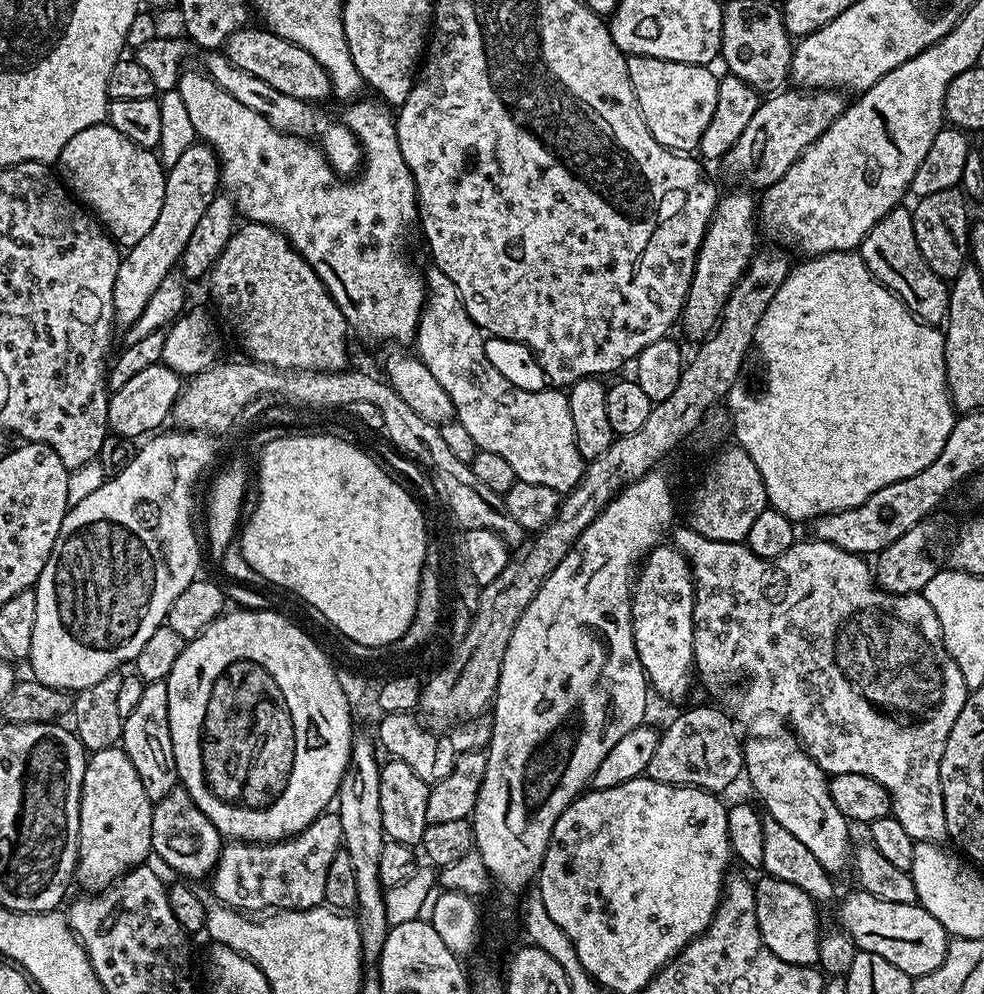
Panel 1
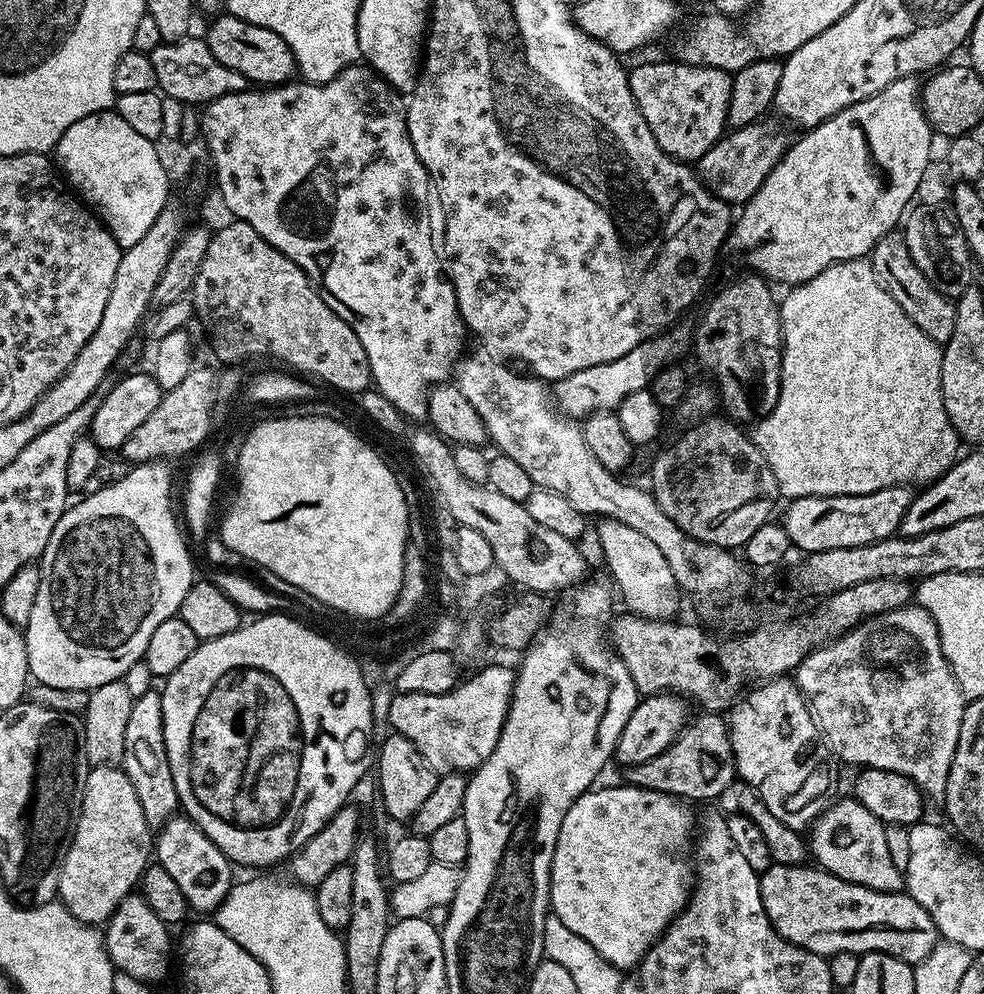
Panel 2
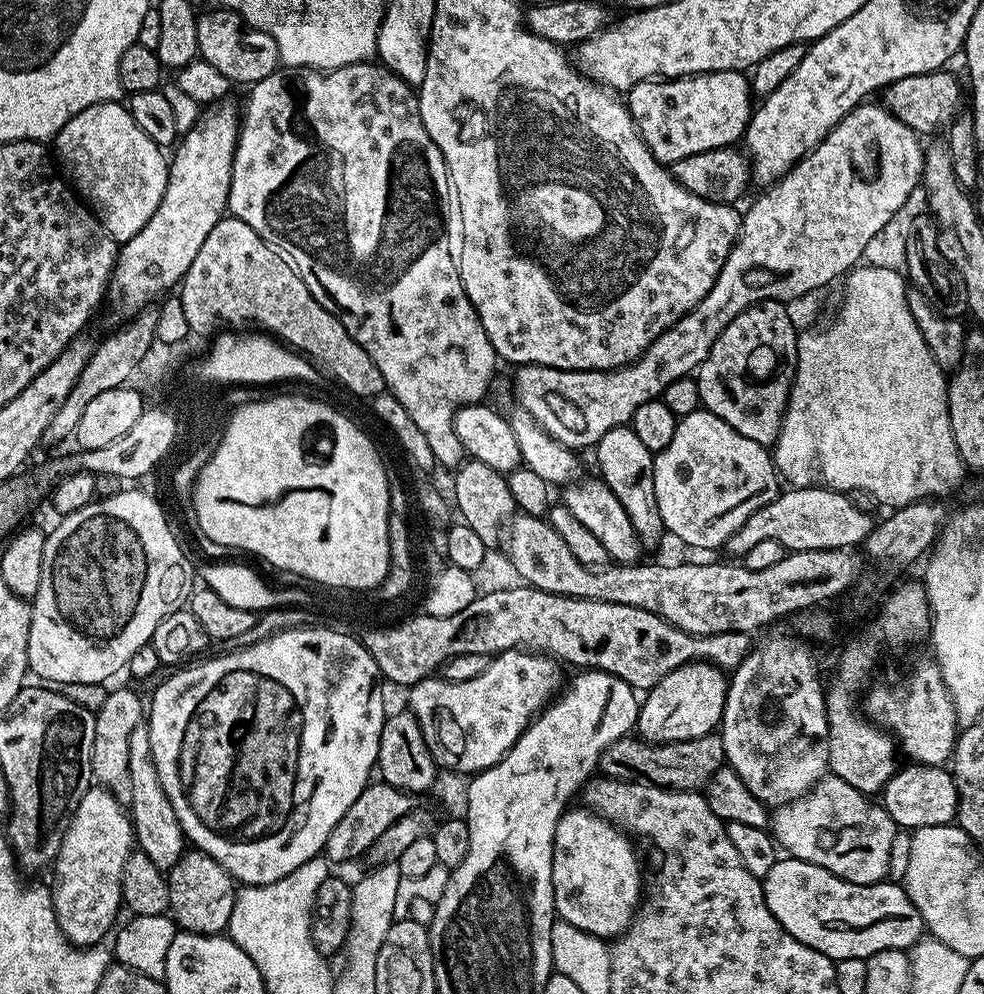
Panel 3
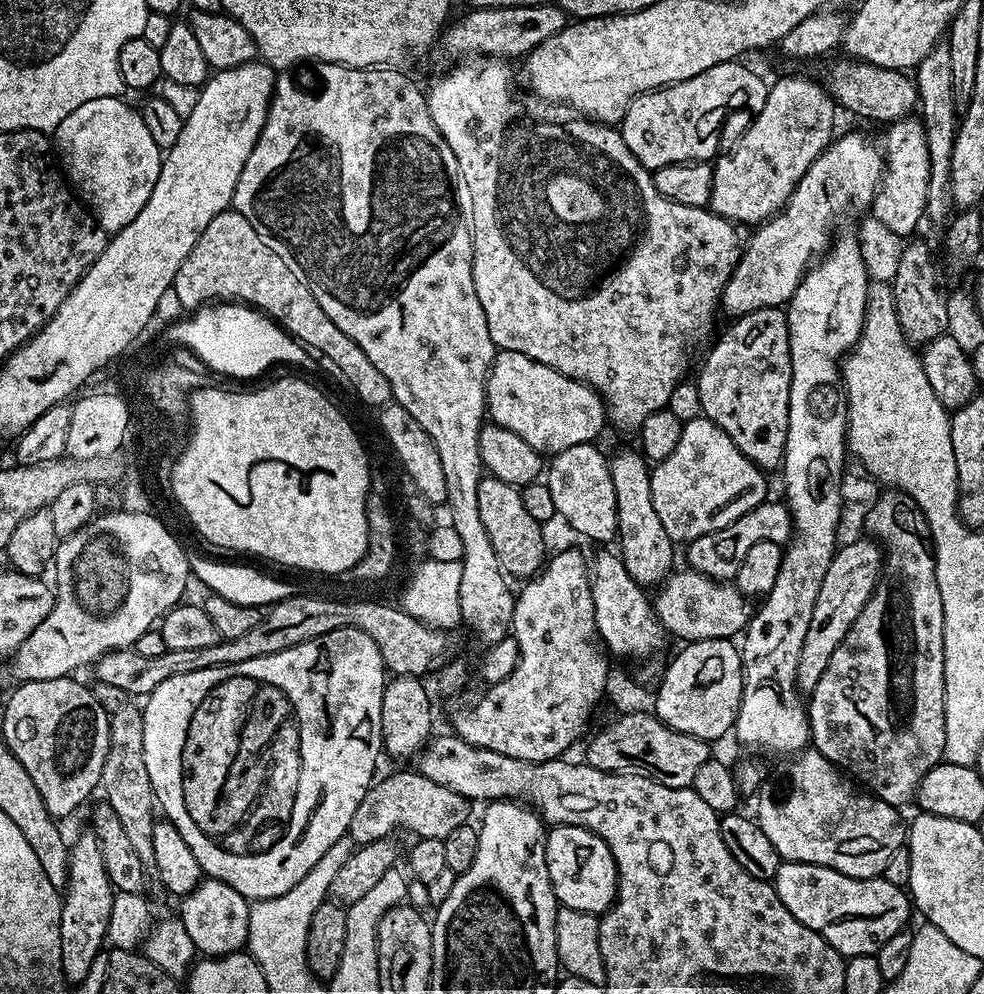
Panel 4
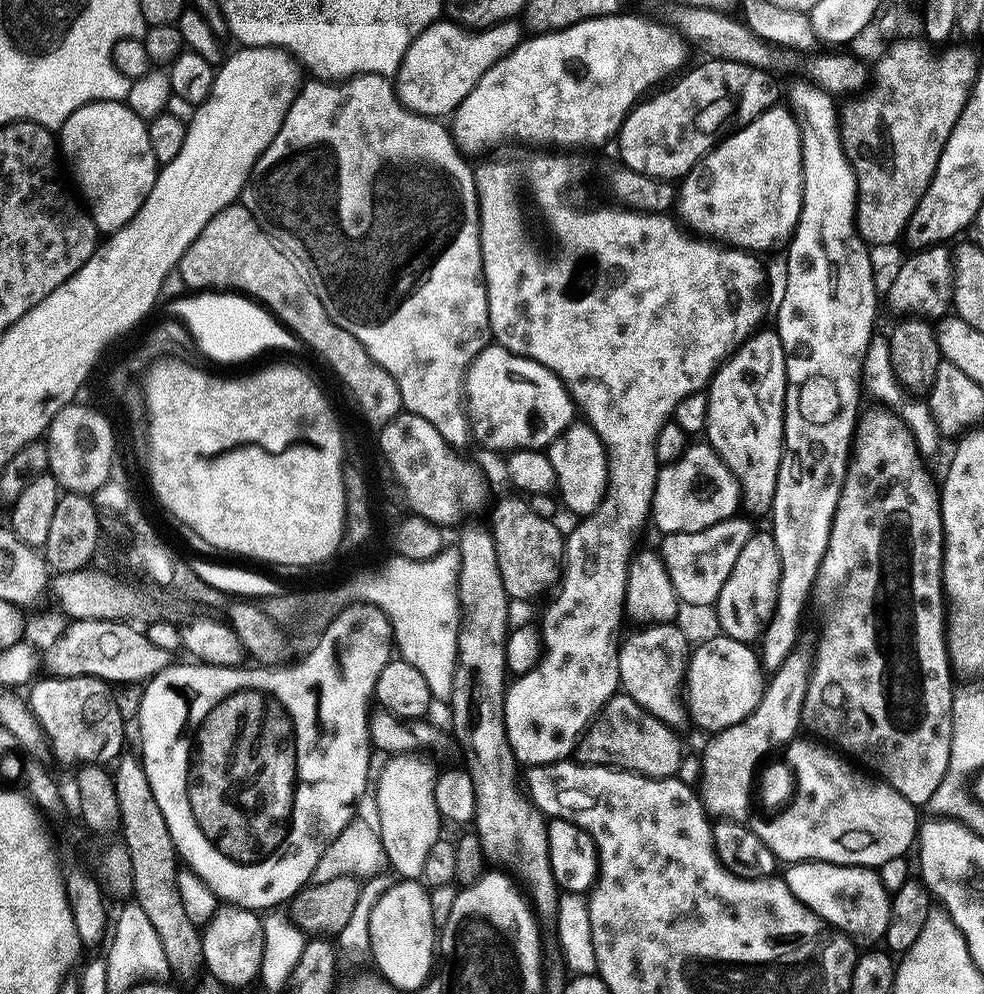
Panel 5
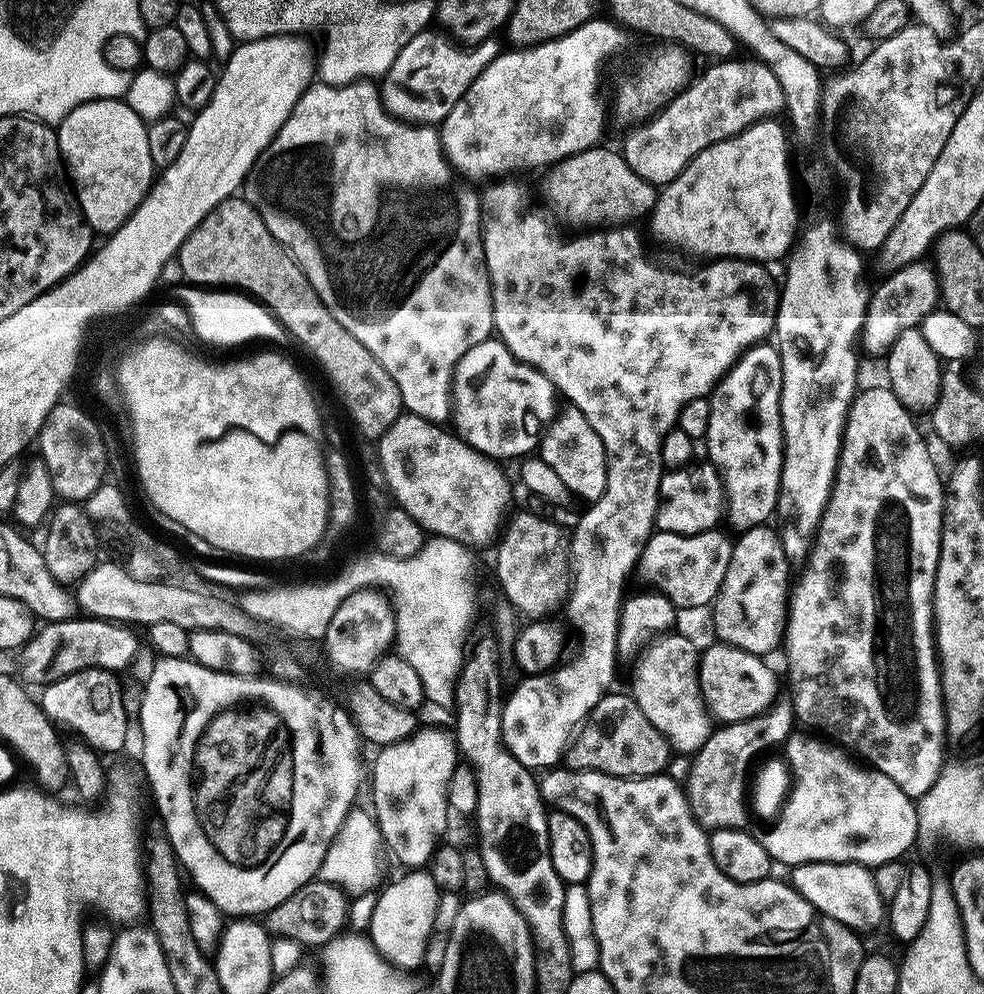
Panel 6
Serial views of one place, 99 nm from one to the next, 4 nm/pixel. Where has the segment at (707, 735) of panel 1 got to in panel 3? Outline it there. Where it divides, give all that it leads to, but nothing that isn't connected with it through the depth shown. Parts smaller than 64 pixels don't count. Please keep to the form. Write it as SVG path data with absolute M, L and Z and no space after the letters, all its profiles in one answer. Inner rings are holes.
M629 734L606 746L598 768L605 777L613 780L631 780L655 788L668 788L671 792L694 792L707 789L710 778L714 778L717 770L725 767L725 764L724 747L719 734L673 744L649 744Z

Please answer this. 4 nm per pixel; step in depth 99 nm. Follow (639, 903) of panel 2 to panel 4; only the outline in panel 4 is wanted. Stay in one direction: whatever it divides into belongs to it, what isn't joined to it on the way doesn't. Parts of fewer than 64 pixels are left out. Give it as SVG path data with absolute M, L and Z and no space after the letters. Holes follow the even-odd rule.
M569 824L549 827L544 841L544 853L557 905L593 914L608 911L616 898L616 863L610 854L610 846L606 846L598 834Z

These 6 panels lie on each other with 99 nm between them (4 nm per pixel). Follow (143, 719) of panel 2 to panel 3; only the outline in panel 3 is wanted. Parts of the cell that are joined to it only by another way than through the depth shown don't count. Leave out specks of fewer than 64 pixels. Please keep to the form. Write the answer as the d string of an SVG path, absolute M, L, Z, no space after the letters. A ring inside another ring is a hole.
M144 726L130 734L130 776L132 778L130 815L132 829L136 832L136 844L139 851L144 852L146 858L150 858L156 867L170 870L184 856L186 837L182 830L182 822L178 822L178 814L174 814L174 806L170 804L170 798L162 788L152 757L150 734Z

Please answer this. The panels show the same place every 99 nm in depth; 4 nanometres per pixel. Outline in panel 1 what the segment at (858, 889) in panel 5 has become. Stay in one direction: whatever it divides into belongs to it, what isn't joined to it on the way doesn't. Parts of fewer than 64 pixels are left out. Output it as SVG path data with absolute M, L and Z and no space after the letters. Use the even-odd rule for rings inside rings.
M764 874L761 880L755 881L756 889L756 917L758 930L762 934L762 942L770 946L782 962L791 964L816 964L818 946L822 935L820 920L816 917L817 901L813 900L806 890L794 886L790 882L782 882L778 878ZM855 891L840 904L839 927L848 933L859 951L878 954L913 978L930 974L930 970L942 966L950 937L934 914L920 907L919 903L882 902L882 898L874 898L874 894Z

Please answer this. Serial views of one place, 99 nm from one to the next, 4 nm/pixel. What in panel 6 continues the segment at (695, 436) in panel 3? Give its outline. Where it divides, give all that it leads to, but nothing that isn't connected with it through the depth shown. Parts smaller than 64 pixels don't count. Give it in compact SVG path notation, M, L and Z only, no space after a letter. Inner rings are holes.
M710 462L695 466L665 471L660 477L660 502L656 509L656 528L661 532L673 532L693 536L699 532L710 532L721 523L726 512L724 484Z

